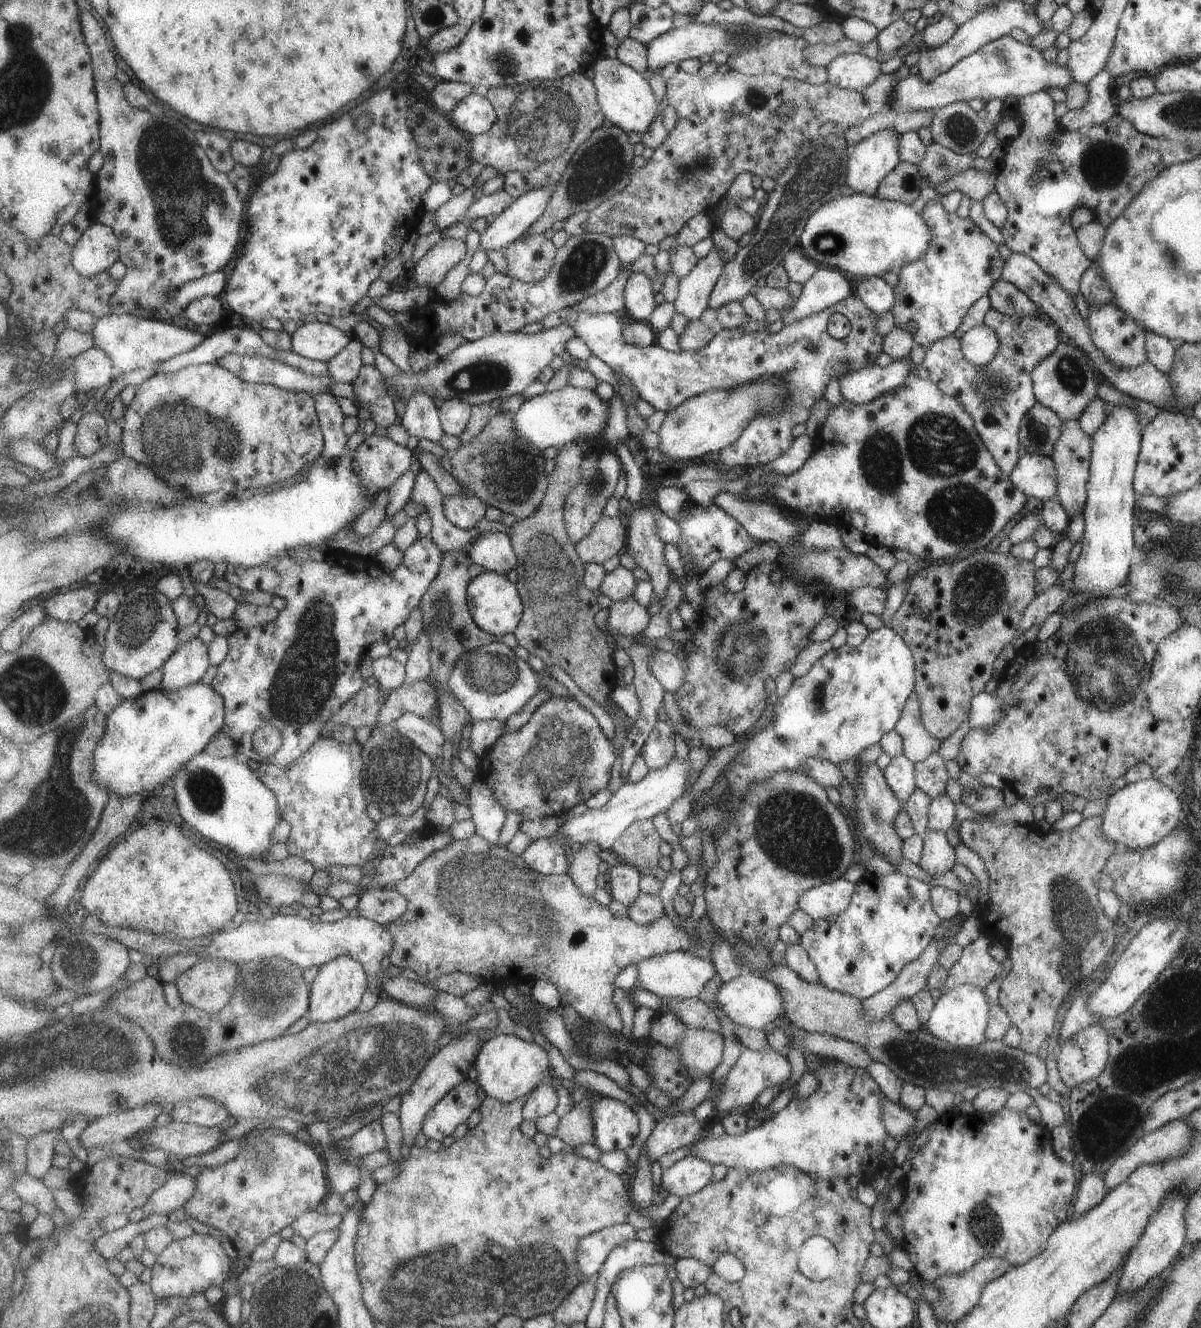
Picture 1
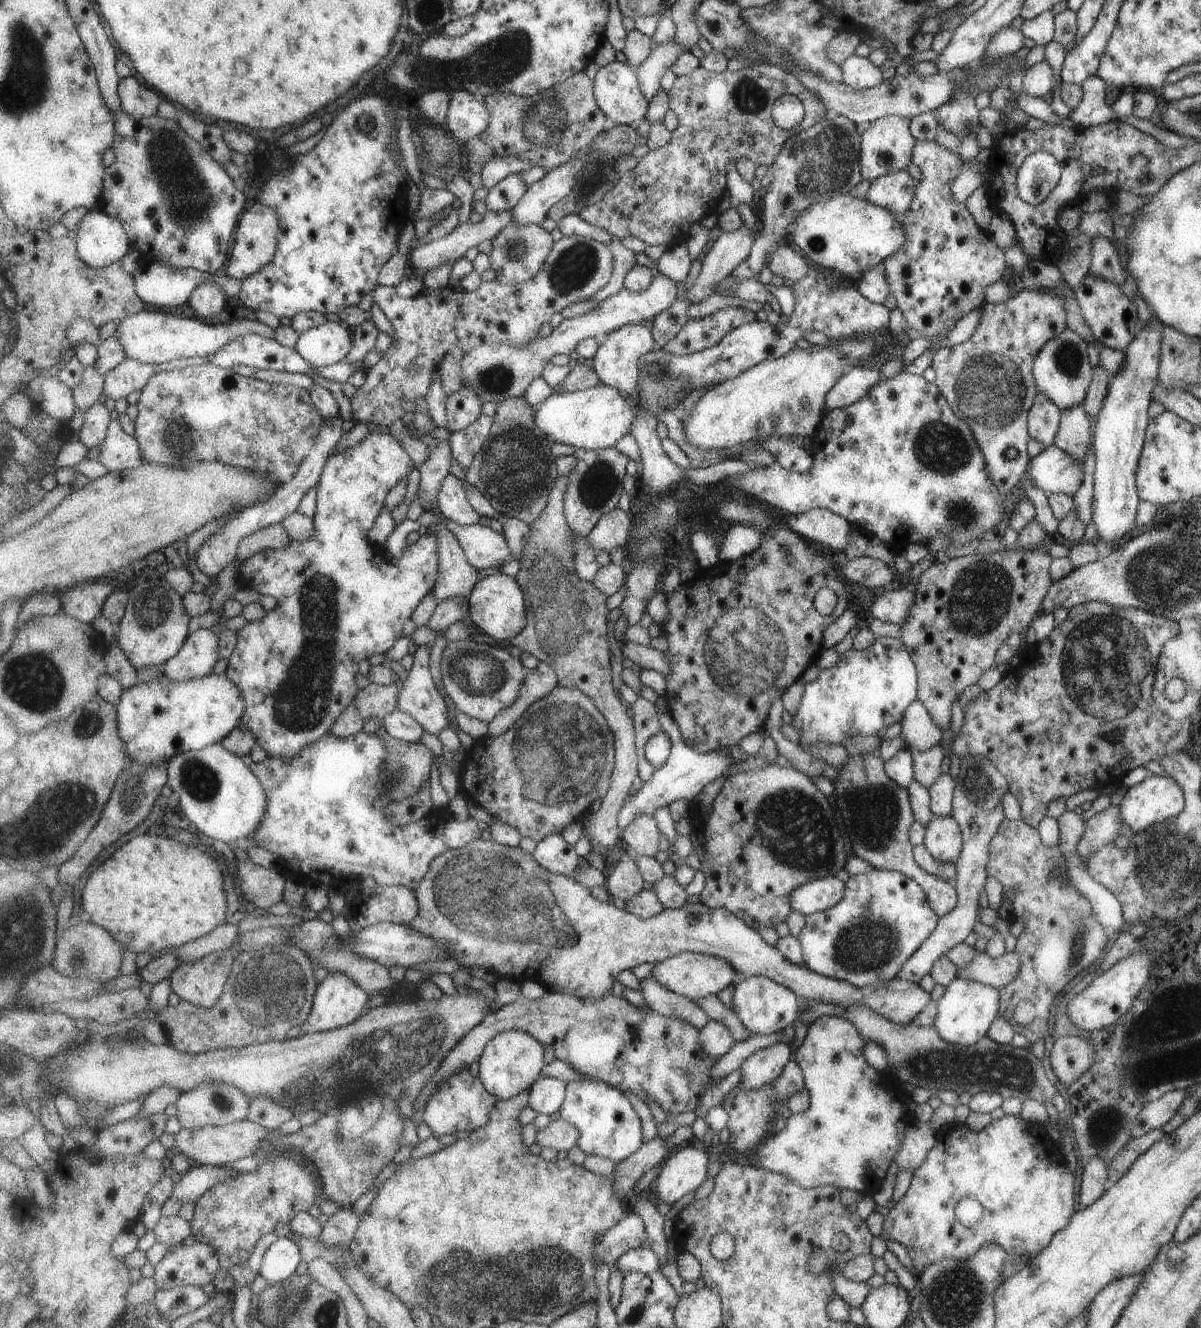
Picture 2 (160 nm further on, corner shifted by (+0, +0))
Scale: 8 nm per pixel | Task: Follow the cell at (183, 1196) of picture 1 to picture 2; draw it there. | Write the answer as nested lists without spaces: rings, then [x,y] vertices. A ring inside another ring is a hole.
[[[199,1165],[190,1168],[184,1179],[174,1185],[172,1197],[182,1202],[197,1202],[210,1188],[221,1184],[229,1177],[238,1177],[237,1171],[219,1165]]]

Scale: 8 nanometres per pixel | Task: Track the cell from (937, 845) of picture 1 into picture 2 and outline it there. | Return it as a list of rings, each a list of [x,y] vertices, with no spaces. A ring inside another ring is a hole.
[[[949,814],[935,817],[924,825],[922,844],[929,854],[940,864],[953,863],[962,850],[959,825]]]

